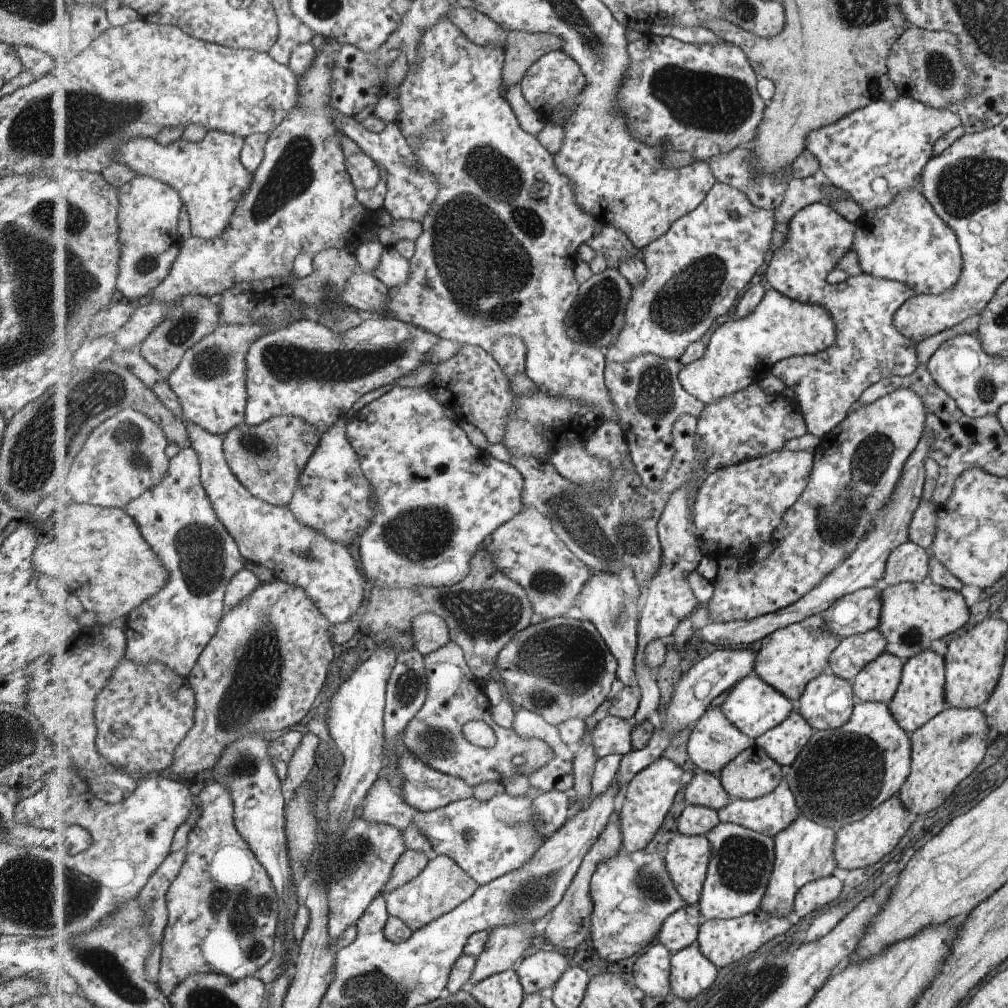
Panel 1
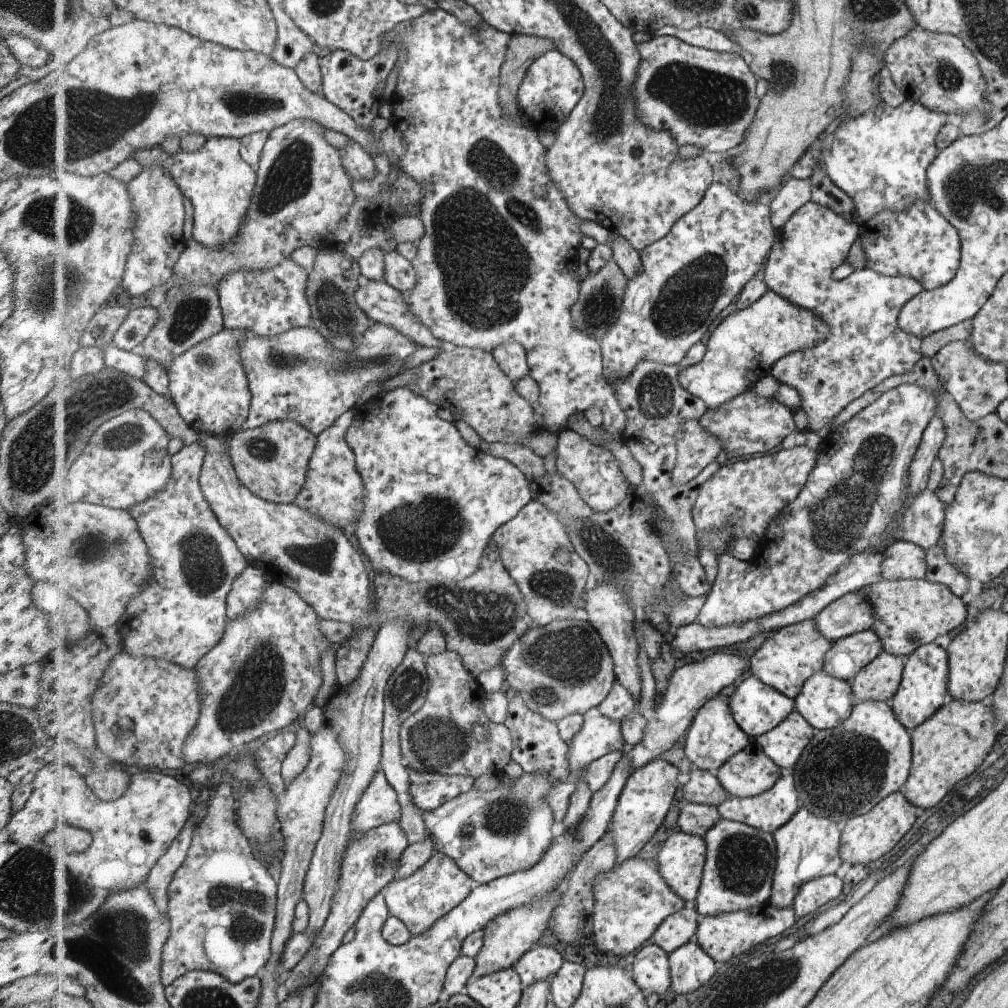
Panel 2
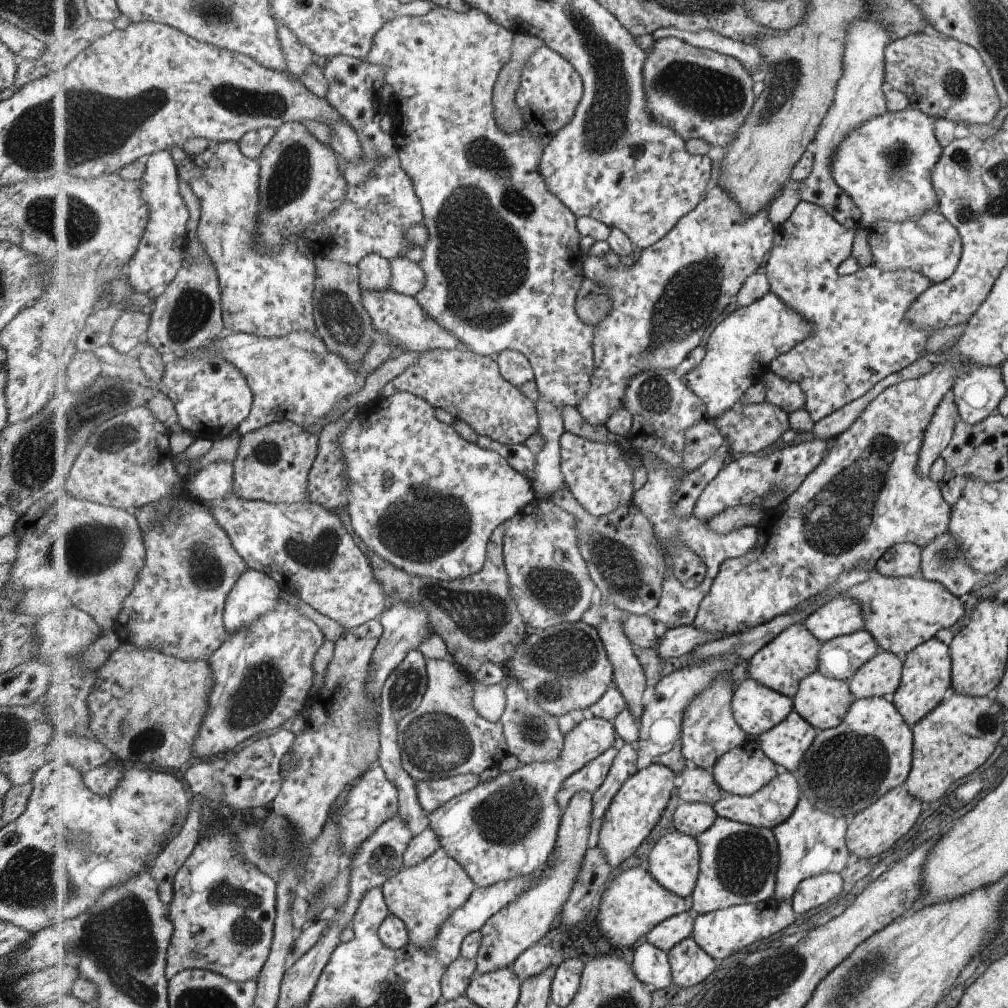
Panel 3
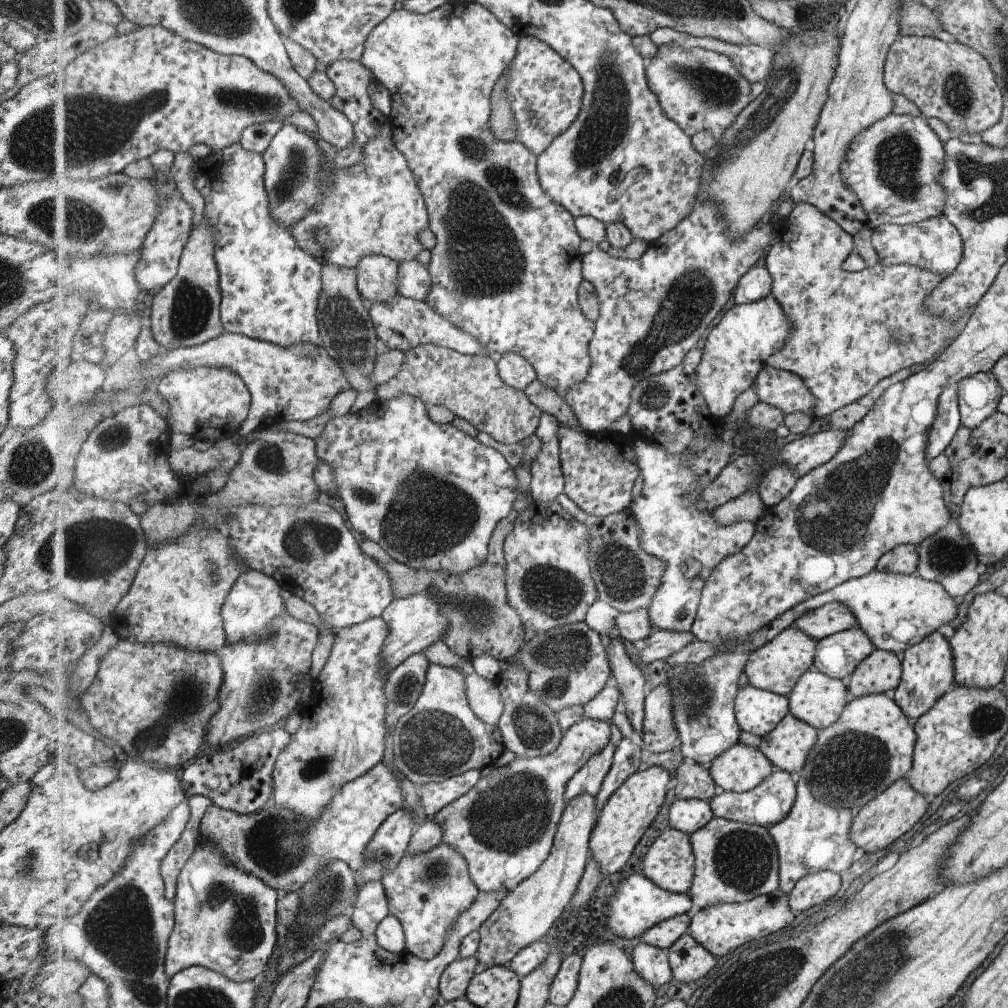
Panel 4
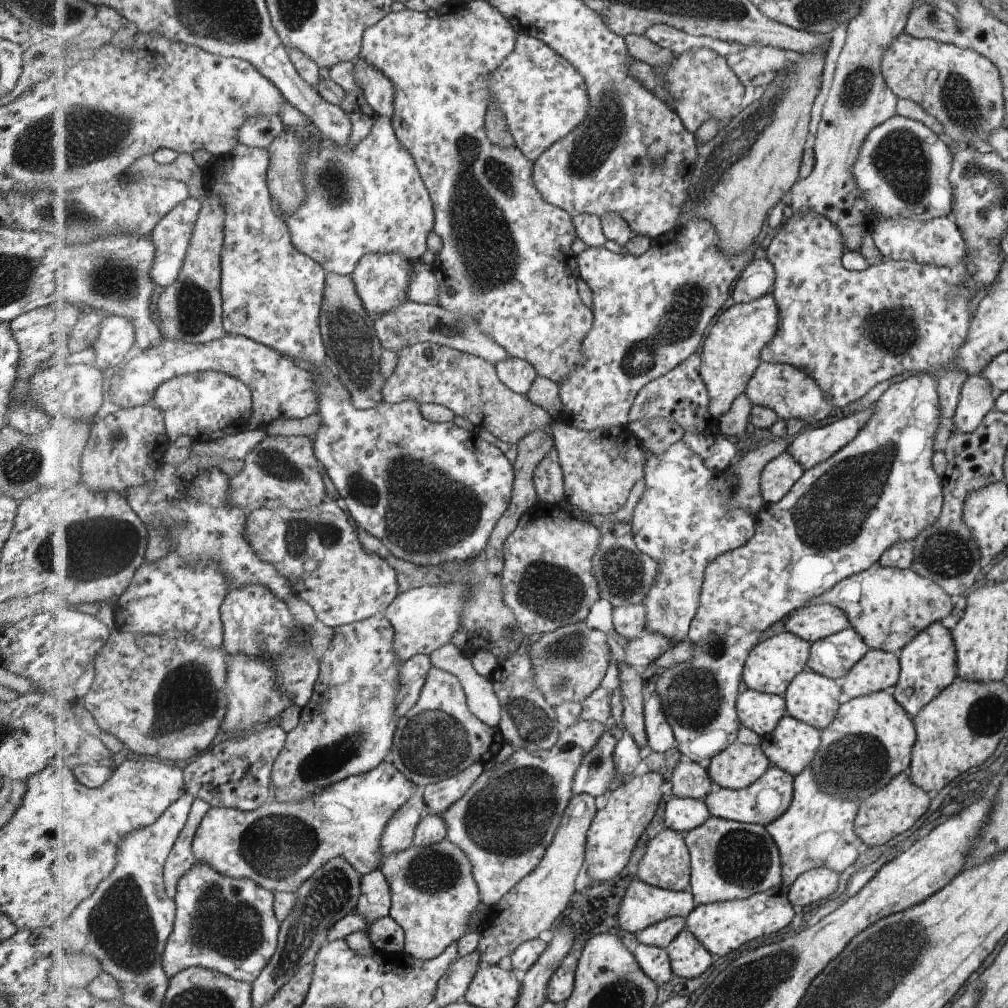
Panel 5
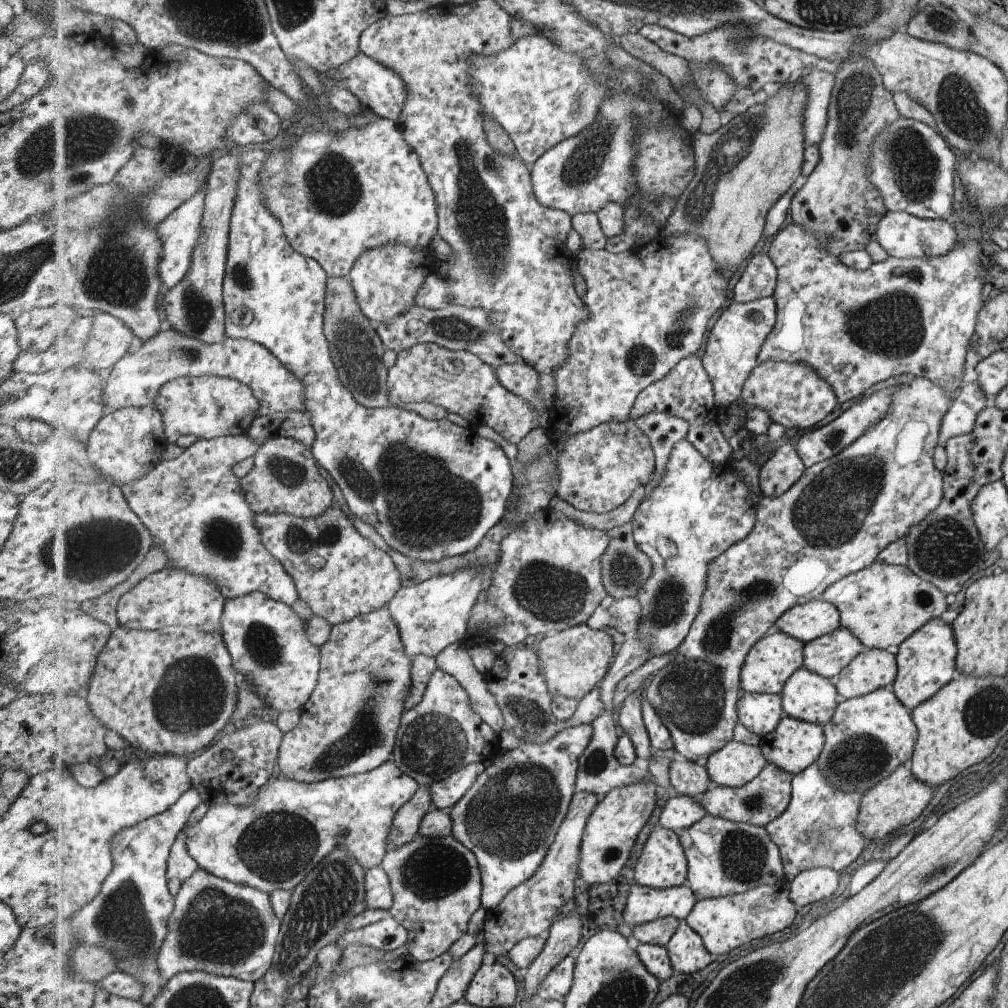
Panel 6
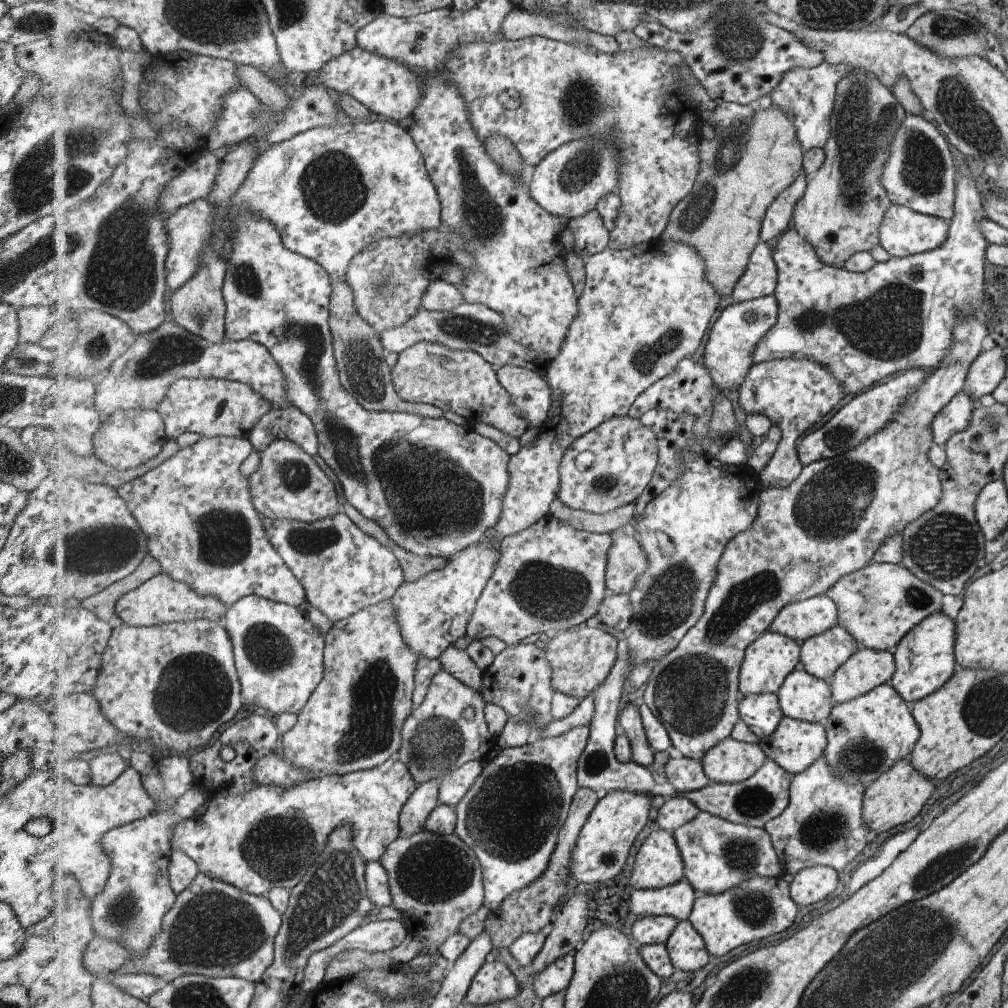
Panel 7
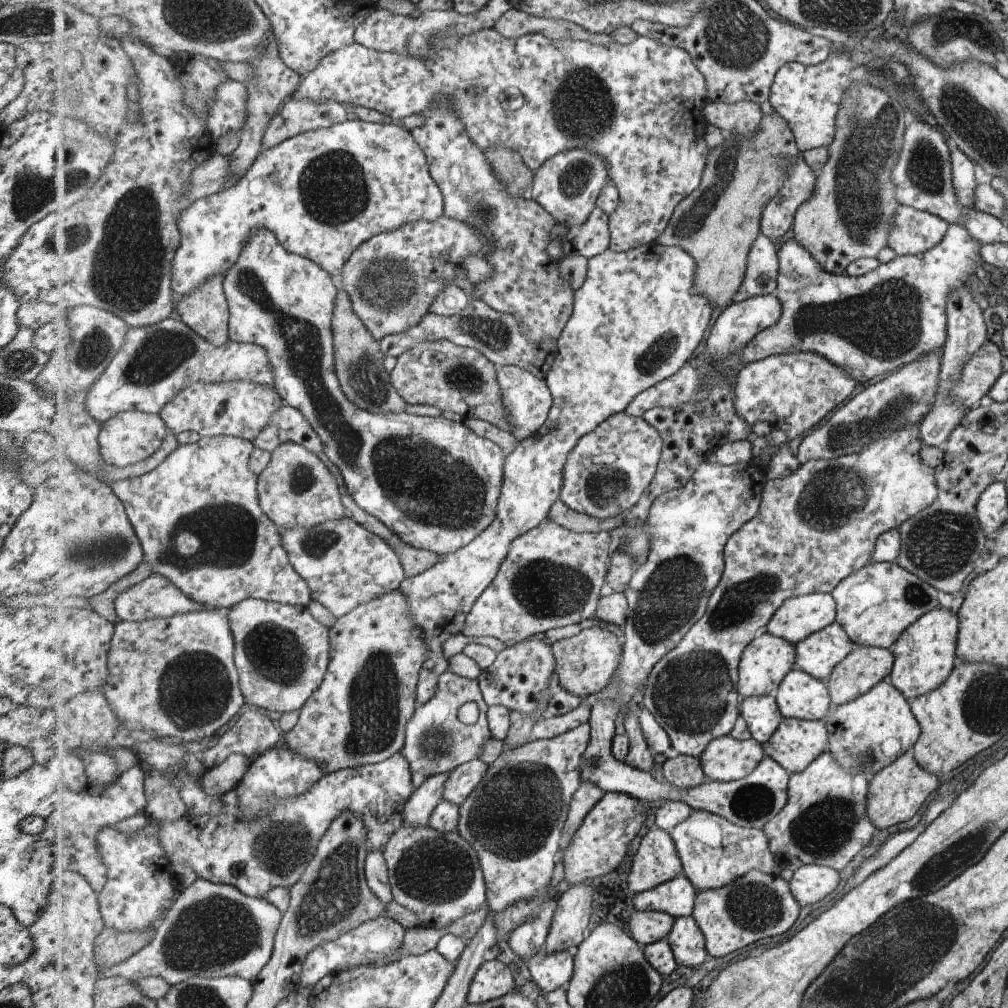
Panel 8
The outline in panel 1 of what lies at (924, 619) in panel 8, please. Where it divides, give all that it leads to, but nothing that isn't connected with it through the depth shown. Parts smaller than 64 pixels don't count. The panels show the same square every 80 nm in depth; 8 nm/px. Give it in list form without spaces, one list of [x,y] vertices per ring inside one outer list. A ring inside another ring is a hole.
[[[927,649],[907,659],[904,663],[901,682],[897,694],[890,702],[890,709],[894,713],[895,720],[898,720],[899,728],[910,735],[913,731],[917,731],[922,724],[933,719],[935,715],[947,708],[945,701],[945,660]]]

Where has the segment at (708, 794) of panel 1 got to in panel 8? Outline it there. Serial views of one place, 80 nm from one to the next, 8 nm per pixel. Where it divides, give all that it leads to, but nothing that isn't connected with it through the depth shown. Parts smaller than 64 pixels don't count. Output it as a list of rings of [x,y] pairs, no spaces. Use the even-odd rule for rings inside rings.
[[[681,755],[667,759],[664,764],[664,775],[671,785],[682,789],[698,787],[711,782],[703,770],[702,760],[689,755]]]

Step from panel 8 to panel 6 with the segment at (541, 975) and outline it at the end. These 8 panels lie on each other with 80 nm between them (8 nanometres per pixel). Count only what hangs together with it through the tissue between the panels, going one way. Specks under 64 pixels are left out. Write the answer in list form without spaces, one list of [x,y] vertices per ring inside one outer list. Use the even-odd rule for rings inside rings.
[[[568,956],[558,964],[550,975],[540,984],[537,998],[546,1002],[553,999],[563,999],[571,992],[574,983],[576,958]]]

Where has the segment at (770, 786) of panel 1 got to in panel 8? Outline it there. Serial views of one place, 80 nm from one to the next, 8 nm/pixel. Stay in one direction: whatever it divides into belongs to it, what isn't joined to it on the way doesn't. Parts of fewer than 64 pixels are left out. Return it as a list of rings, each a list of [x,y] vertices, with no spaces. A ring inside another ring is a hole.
[[[727,735],[712,740],[700,759],[711,780],[731,782],[749,776],[765,757],[759,741],[742,741]]]

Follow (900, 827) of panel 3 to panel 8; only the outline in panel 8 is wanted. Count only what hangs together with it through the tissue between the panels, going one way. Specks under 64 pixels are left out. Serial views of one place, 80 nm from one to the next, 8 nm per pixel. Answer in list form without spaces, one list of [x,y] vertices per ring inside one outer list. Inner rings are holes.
[[[912,750],[905,751],[899,758],[886,766],[870,782],[868,812],[877,830],[897,826],[899,822],[909,820],[921,808],[925,798],[937,788],[937,778],[917,764]]]

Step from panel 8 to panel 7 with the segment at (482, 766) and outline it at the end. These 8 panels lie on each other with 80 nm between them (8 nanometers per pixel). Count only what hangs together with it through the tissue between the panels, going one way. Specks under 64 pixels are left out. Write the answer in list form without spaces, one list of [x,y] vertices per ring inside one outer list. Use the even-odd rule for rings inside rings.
[[[468,761],[456,768],[455,772],[448,773],[438,790],[438,804],[456,807],[477,782],[484,768],[482,761]]]

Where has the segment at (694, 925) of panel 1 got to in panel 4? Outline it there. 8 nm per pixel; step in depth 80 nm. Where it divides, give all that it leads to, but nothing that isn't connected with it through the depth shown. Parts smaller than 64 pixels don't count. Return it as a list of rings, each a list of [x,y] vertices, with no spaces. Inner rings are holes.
[[[687,913],[658,923],[642,935],[642,942],[668,951],[681,936],[690,931],[692,917]]]

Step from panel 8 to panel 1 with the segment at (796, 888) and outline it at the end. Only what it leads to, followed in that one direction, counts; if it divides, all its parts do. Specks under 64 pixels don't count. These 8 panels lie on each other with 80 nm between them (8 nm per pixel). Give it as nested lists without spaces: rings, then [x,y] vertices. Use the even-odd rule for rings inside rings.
[[[825,877],[807,883],[796,898],[796,914],[805,918],[807,914],[821,910],[829,904],[833,904],[843,894],[843,881],[835,877]]]

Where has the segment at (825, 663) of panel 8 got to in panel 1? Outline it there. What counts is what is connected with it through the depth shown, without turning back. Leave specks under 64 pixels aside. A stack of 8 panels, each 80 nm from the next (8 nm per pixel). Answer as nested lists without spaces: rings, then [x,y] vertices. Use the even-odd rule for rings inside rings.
[[[879,628],[850,636],[843,639],[830,656],[830,672],[852,682],[867,665],[877,660],[886,648],[886,636]]]

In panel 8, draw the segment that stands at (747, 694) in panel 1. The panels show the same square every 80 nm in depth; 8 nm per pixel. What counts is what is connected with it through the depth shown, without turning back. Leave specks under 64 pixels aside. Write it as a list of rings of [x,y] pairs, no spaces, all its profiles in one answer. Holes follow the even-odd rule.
[[[755,695],[746,698],[741,707],[741,714],[747,721],[752,738],[761,744],[769,742],[784,719],[776,695]]]

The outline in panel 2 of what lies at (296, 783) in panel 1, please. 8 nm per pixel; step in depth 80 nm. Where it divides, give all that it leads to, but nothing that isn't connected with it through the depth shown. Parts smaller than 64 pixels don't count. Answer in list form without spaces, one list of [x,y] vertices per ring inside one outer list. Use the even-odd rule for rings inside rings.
[[[303,720],[299,721],[300,726],[296,730],[297,742],[295,746],[289,750],[281,774],[285,780],[285,789],[303,772],[311,758],[310,740],[312,733],[303,726]]]

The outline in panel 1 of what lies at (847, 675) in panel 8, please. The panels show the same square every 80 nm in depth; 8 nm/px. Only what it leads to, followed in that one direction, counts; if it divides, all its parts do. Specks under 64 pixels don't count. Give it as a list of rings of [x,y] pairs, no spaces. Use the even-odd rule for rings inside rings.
[[[885,651],[852,681],[857,699],[863,703],[891,702],[897,694],[903,666],[898,656]]]

